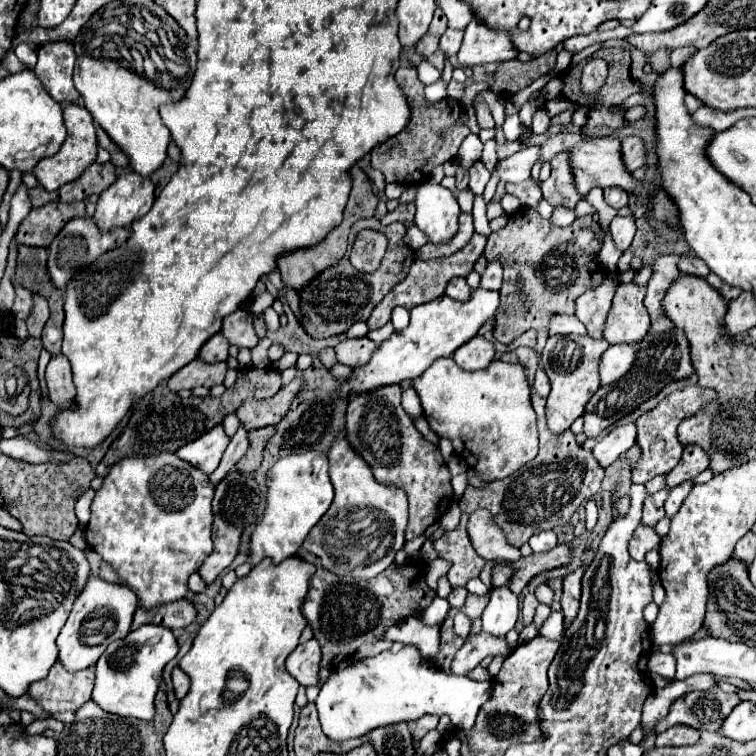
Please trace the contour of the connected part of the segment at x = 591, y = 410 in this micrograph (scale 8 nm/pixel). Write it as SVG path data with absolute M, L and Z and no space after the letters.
M658 255L658 261L652 265L654 275L648 281L648 293L644 299L644 305L652 319L652 327L640 343L632 371L612 385L602 385L592 395L592 399L586 403L586 411L584 411L584 435L586 437L598 437L610 425L614 425L618 419L622 419L624 415L638 409L650 397L658 395L668 383L688 379L694 373L692 363L690 363L690 347L688 347L688 339L686 339L684 331L674 327L674 323L662 311L662 299L668 293L668 287L680 277L680 273L676 269L676 261L678 261L676 255Z

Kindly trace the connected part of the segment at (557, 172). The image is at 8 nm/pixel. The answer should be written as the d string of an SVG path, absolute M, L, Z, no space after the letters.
M556 155L550 161L552 173L546 181L542 181L542 197L552 205L552 207L568 207L574 209L576 203L582 199L580 193L574 187L574 175L570 171L570 161L568 155Z

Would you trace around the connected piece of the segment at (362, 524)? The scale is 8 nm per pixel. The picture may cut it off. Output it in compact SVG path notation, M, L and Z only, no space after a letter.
M346 437L334 439L332 447L328 449L328 459L330 459L330 479L334 485L334 501L326 515L312 527L308 533L308 539L304 541L304 549L312 555L316 555L322 561L322 567L336 573L336 575L352 575L358 579L372 579L380 575L386 567L394 563L394 555L404 547L404 529L408 521L408 501L404 491L398 487L388 487L386 483L378 483L372 475L372 469L356 451L350 447Z

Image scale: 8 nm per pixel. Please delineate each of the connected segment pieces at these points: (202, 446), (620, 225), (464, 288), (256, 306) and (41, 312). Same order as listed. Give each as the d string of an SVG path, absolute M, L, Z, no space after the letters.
M216 425L212 431L204 433L200 439L192 441L190 445L180 447L176 451L176 455L180 459L192 463L194 467L200 467L200 471L204 471L206 475L210 475L218 467L228 443L230 443L230 439L226 437L222 425Z
M616 215L610 223L610 233L620 251L626 251L636 233L636 219L634 217L620 217Z
M456 277L456 279L452 279L452 281L448 283L448 287L446 287L446 295L450 295L450 299L456 299L456 301L462 301L462 303L464 303L464 301L470 299L472 289L468 287L466 279Z
M264 291L264 293L260 293L260 295L254 297L254 301L250 303L250 307L252 307L252 313L264 313L272 303L274 303L274 297L268 291Z
M33 294L33 309L27 319L28 333L30 337L40 338L42 330L50 317L50 309L48 302L44 297Z

